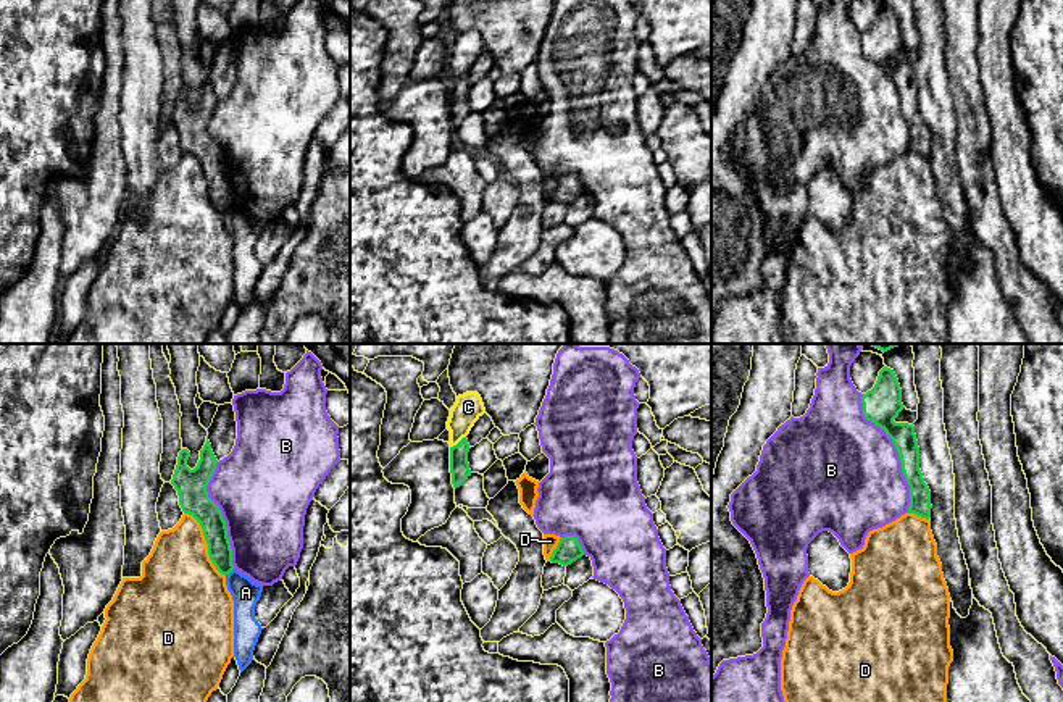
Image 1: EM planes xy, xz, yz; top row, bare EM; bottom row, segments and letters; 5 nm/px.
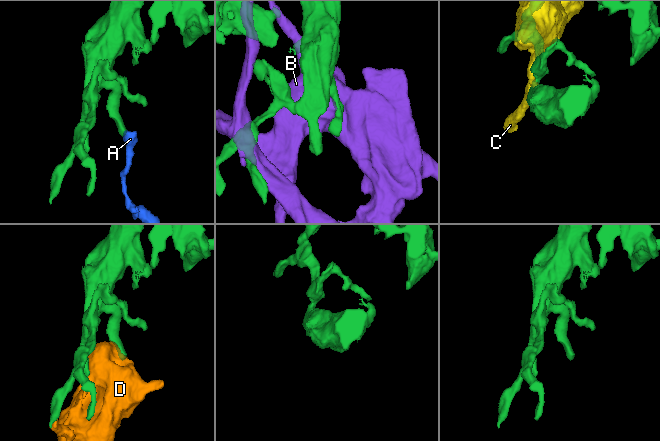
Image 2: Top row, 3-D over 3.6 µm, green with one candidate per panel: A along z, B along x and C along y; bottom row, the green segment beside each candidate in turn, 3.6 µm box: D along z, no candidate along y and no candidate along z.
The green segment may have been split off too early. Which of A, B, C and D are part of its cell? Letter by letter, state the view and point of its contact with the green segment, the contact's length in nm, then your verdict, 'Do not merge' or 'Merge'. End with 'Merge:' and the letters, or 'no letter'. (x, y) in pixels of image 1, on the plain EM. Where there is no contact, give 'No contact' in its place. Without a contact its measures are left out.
A: Touches green at xy (228, 212). Shared border 60 nm. Do not merge
B: Touches green at yz (897, 89). Shared border 650 nm. Do not merge
C: Touches green at xz (458, 81). Shared border 100 nm. Do not merge
D: Touches green at xy (207, 181). Shared border 380 nm. Do not merge
Merge: no letter

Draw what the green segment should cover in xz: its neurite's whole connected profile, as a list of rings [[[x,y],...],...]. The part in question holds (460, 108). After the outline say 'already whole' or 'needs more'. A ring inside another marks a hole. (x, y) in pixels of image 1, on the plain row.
[[[463,76],[456,84],[450,86],[450,111],[455,127],[460,126],[471,115],[468,102],[469,87],[471,86],[466,76]]]; already whole

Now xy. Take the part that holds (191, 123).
[[[208,74],[194,108],[187,105],[189,95],[190,90],[187,87],[179,90],[171,123],[177,129],[182,150],[192,153],[200,161],[208,182],[210,198],[226,215],[234,208],[232,187],[223,152],[206,131],[218,102]]]; already whole

